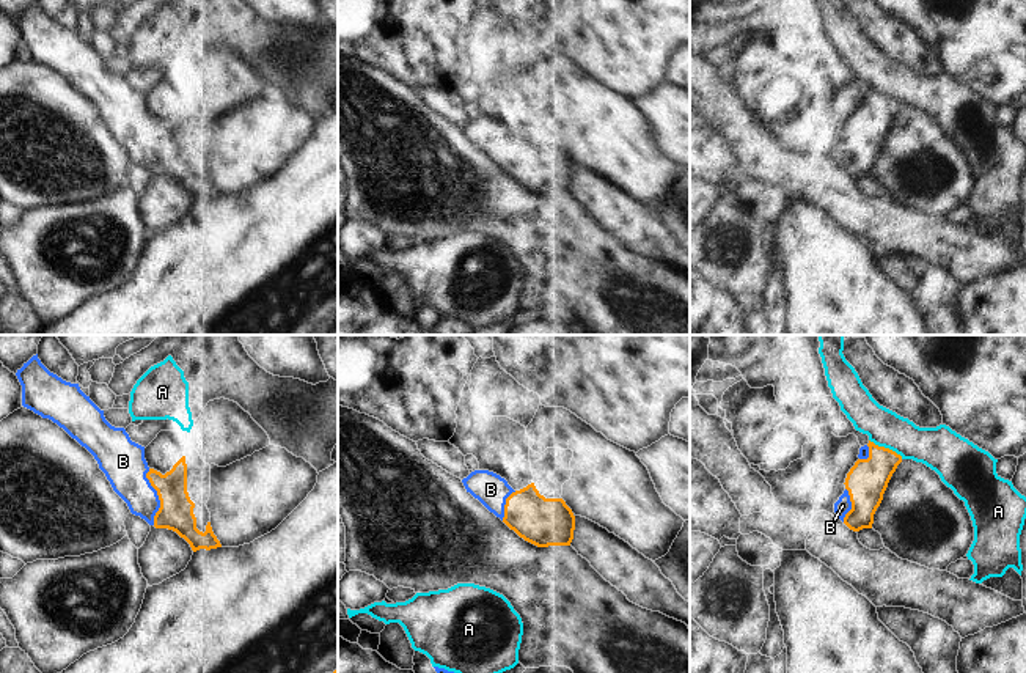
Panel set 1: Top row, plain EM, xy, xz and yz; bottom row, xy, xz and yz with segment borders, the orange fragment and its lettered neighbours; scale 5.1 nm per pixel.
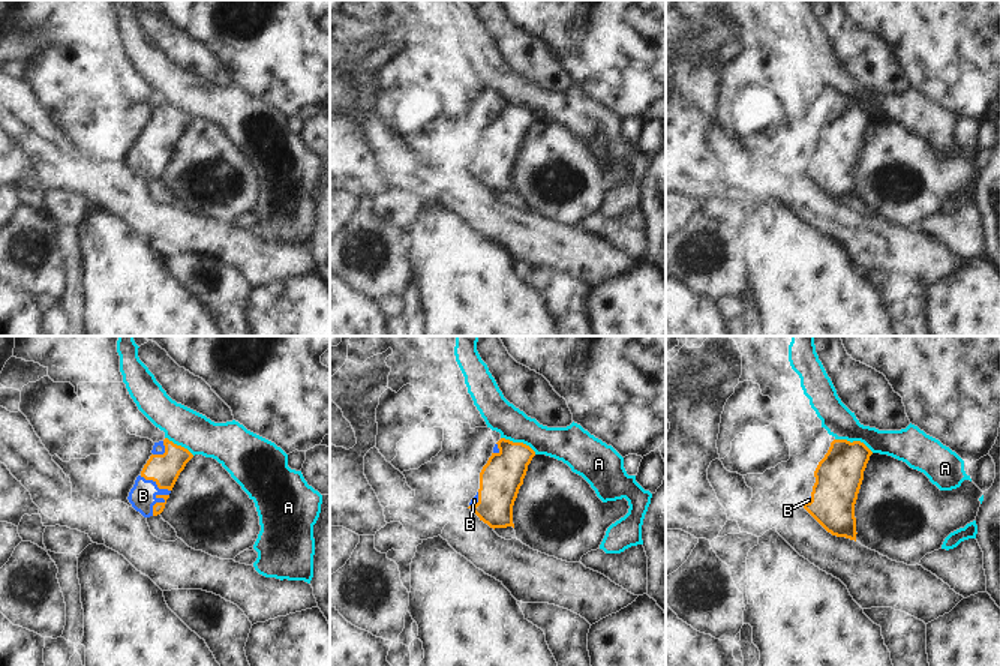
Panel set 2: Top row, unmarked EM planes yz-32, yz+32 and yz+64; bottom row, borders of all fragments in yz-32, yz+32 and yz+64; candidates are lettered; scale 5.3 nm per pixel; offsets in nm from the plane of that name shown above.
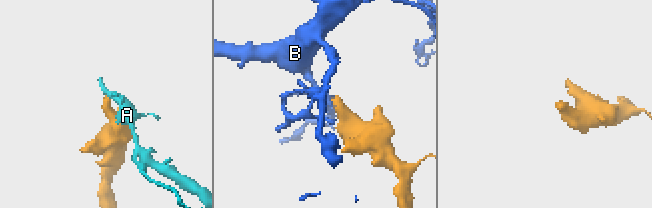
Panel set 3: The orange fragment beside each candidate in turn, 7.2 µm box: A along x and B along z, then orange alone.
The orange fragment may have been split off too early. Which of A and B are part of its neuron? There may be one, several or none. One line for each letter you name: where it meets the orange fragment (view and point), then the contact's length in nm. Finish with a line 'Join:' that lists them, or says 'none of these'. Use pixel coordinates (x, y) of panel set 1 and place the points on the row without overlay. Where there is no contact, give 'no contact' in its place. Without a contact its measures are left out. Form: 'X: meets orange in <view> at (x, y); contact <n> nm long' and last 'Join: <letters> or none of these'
B: meets orange in xy at (159, 145); contact 280 nm long
Join: B

